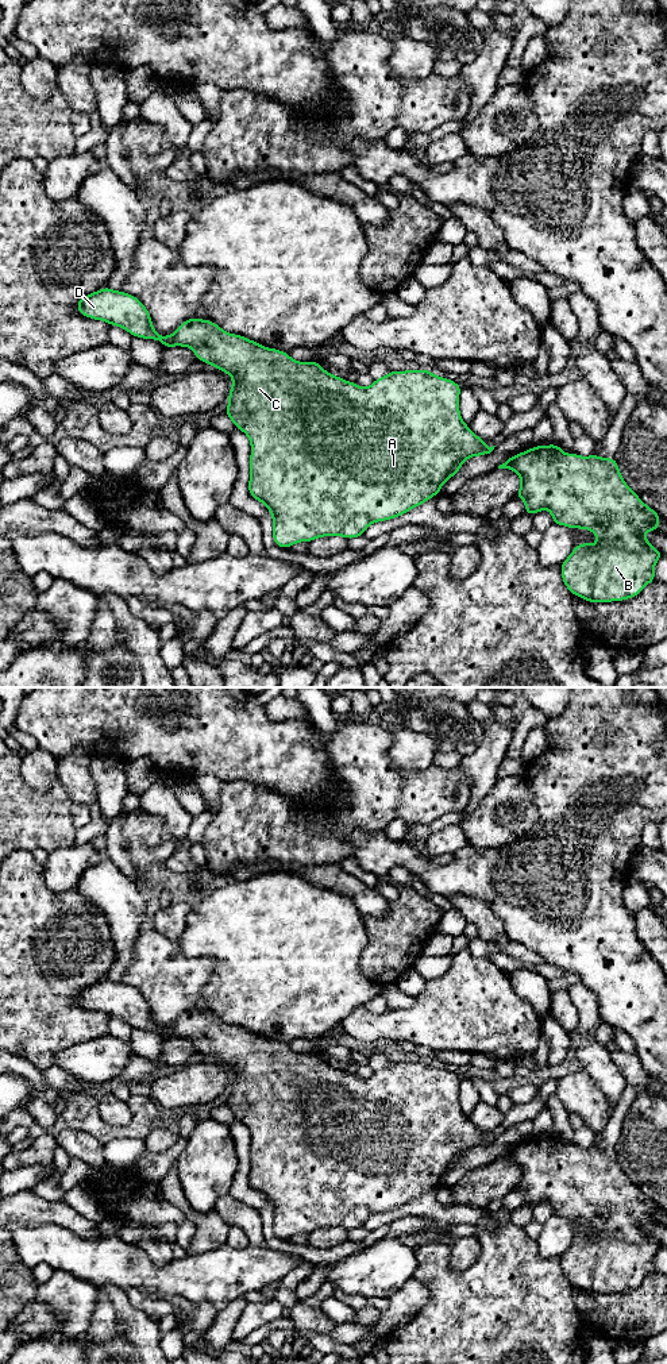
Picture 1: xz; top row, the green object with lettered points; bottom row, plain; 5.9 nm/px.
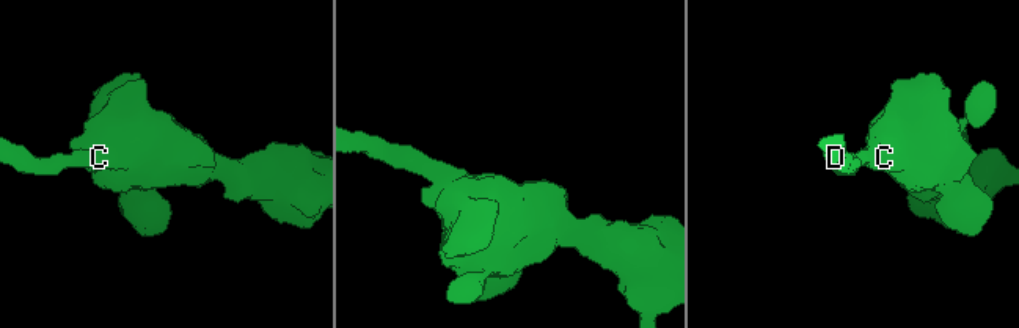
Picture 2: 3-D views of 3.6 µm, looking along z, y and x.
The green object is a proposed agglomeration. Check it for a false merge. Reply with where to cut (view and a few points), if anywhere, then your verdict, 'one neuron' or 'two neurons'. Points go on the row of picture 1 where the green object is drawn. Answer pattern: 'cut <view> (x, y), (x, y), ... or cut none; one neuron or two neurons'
cut none; one neuron

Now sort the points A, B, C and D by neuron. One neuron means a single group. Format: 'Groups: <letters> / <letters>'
Groups: A B C D

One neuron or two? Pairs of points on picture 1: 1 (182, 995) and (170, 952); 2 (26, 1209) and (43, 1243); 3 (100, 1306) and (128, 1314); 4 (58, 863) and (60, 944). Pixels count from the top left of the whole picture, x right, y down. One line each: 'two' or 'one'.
1: one
2: two
3: two
4: two

